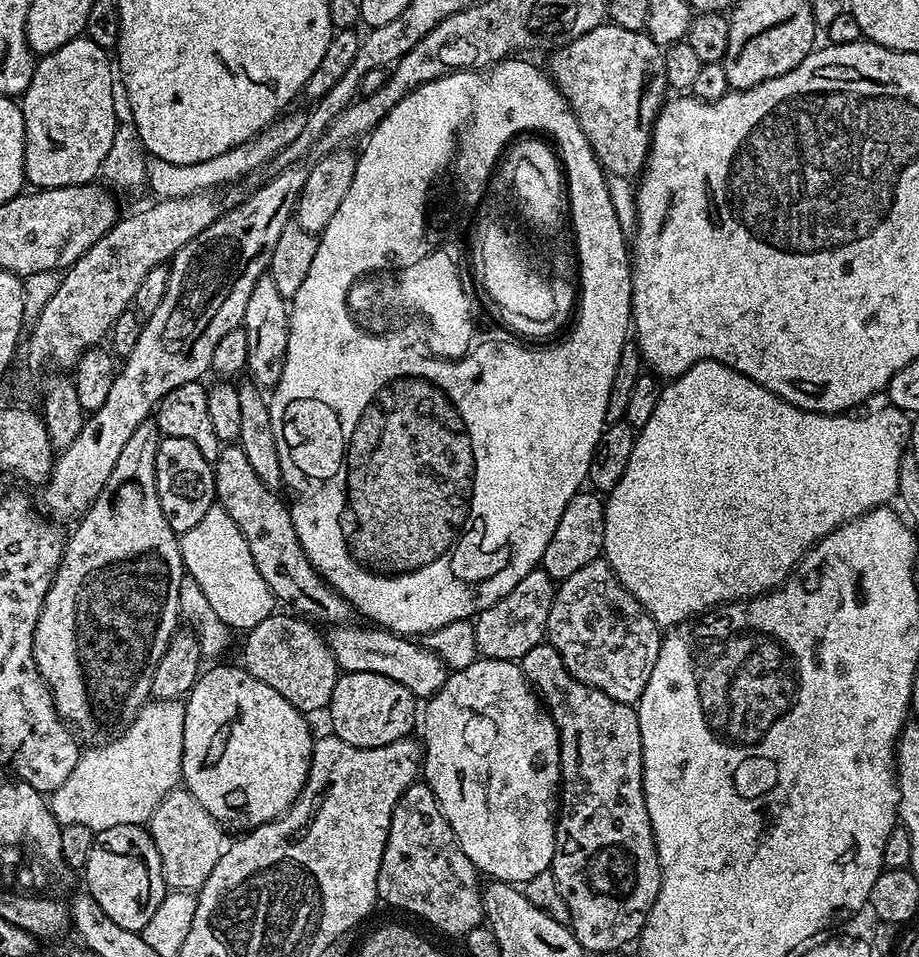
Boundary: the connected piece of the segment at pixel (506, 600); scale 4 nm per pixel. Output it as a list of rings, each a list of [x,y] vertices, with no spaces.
[[[537,566],[497,604],[475,617],[476,641],[480,656],[485,660],[518,662],[523,656],[530,654],[530,650],[534,650],[534,646],[538,646],[545,639],[556,589],[557,585],[544,572],[543,567]]]

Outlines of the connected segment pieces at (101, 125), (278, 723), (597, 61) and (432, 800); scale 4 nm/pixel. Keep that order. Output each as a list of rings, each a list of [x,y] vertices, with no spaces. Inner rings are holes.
[[[82,35],[37,63],[28,91],[23,93],[22,107],[26,126],[24,162],[29,169],[44,164],[44,172],[36,176],[41,189],[91,184],[101,175],[118,127],[112,60],[108,56],[109,49]]]
[[[220,664],[209,672],[208,669],[201,671],[185,703],[183,787],[192,792],[221,825],[233,824],[239,830],[251,830],[278,819],[291,808],[308,782],[314,735],[304,720],[307,720],[305,713],[282,698],[274,686],[266,686],[266,682],[254,678],[243,666]]]
[[[605,22],[557,49],[552,56],[551,79],[560,93],[568,99],[573,114],[578,118],[582,134],[586,134],[588,145],[594,150],[600,167],[608,174],[639,177],[648,162],[652,127],[656,125],[656,118],[662,107],[660,95],[666,92],[661,45],[654,43],[647,31],[635,32],[626,30],[620,24]]]
[[[427,783],[411,784],[394,806],[376,891],[383,903],[385,900],[385,905],[402,904],[404,907],[416,909],[416,918],[433,924],[438,931],[445,932],[448,936],[467,937],[468,932],[481,927],[485,919],[481,877],[470,858],[466,858],[466,854],[460,848],[454,830],[440,813],[440,804]]]

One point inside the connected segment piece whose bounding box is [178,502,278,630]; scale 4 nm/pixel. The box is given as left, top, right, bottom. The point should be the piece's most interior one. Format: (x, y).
(215, 553)

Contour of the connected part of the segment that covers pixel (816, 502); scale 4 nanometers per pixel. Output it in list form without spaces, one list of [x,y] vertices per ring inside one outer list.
[[[703,360],[661,387],[658,407],[650,422],[636,432],[636,445],[630,454],[630,462],[626,462],[622,478],[606,496],[602,556],[619,578],[620,585],[652,615],[654,622],[661,629],[671,630],[697,614],[715,609],[712,608],[715,604],[723,606],[779,588],[792,575],[804,555],[841,524],[844,524],[844,414],[807,412],[742,373],[735,372],[730,366],[717,360]]]

